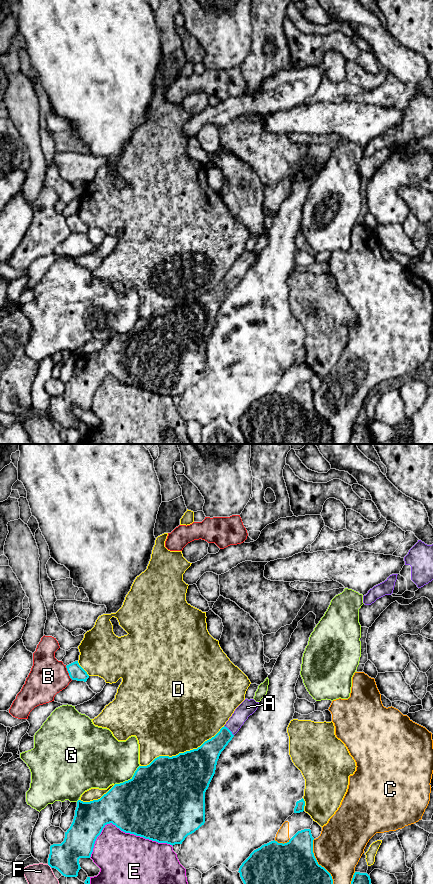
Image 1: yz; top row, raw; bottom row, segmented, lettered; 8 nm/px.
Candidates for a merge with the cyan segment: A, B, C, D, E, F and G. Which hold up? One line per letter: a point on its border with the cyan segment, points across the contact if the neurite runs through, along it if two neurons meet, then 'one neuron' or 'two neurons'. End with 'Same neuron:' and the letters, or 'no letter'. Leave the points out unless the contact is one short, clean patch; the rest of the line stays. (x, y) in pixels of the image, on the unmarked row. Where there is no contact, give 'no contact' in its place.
A: meets cyan in yz at (229, 282); runs through yz (208, 305), (229, 282), (247, 259); one neuron
B: meets cyan in yz at (68, 224); two neurons
C: meets cyan in yz at (320, 417); two neurons
D: meets cyan in yz at (182, 305); two neurons
E: meets cyan in yz at (123, 383); two neurons
F: meets cyan in yz at (49, 417); two neurons
G: meets cyan in yz at (128, 332); two neurons
Same neuron: A

